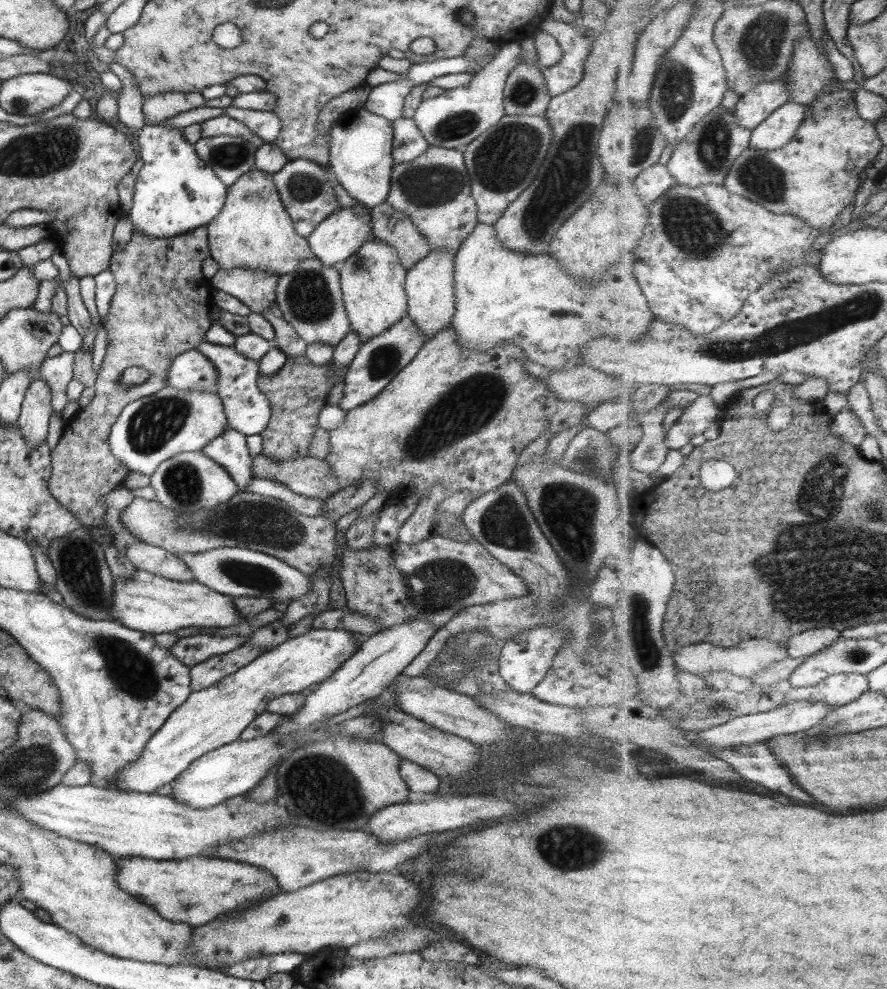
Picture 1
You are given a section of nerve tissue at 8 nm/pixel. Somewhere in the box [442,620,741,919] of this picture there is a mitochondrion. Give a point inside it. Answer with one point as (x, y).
(560, 854)

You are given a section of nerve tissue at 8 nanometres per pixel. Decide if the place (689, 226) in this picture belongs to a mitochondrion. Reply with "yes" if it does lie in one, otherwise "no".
yes

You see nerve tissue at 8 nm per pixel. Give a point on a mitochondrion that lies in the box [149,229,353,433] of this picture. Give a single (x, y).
(309, 298)

